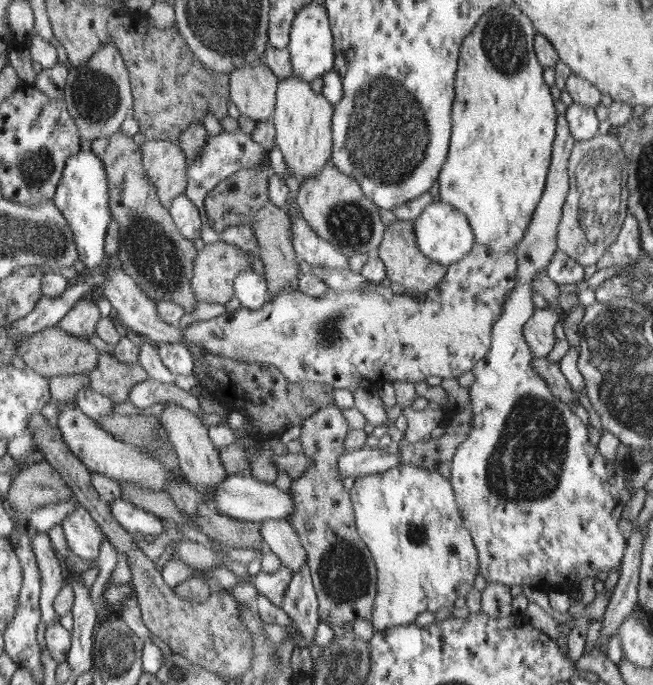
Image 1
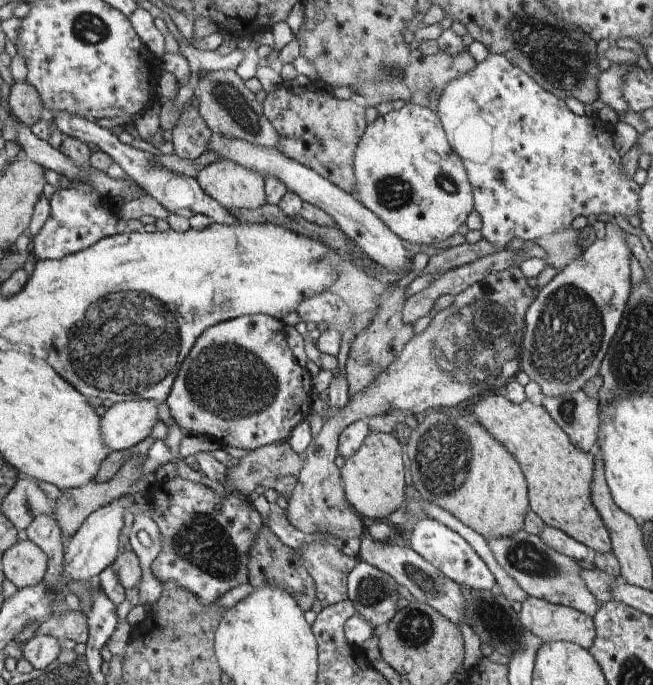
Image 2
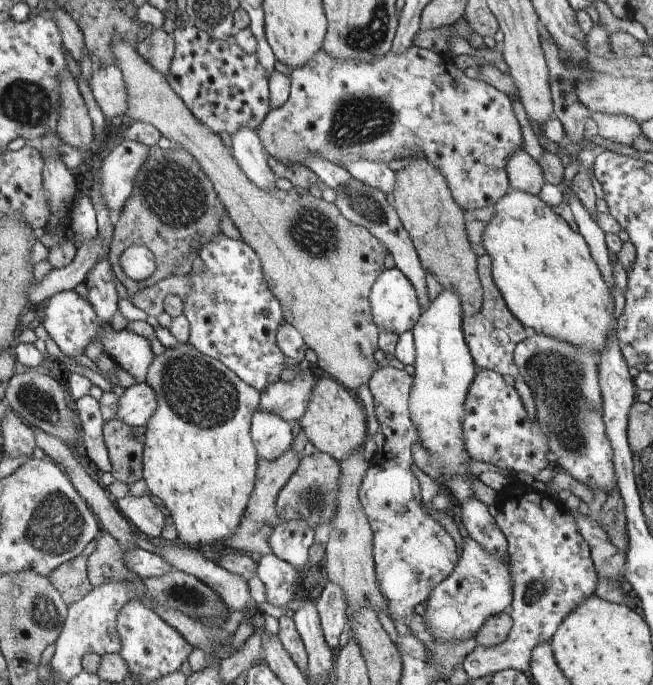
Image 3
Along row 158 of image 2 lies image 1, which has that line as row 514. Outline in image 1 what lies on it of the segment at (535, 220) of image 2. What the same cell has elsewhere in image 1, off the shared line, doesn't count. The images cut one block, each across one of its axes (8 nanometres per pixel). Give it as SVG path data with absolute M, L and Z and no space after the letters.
M564 113L557 115L557 127L555 132L555 139L553 142L551 152L551 163L549 166L549 172L547 173L547 180L545 183L545 189L542 193L540 202L535 208L534 218L531 220L530 226L527 228L527 232L524 235L522 242L514 250L518 257L518 286L514 288L510 296L506 300L506 306L503 308L503 312L500 315L499 320L495 323L495 328L492 330L491 335L491 348L484 356L482 360L479 360L472 369L474 373L474 383L470 386L470 402L472 402L472 410L475 412L473 418L474 424L472 424L470 435L467 437L467 441L460 446L455 453L454 460L451 465L451 477L449 480L454 486L455 496L458 499L458 505L460 513L463 516L463 521L466 522L467 529L471 531L473 540L475 541L476 548L479 551L479 567L480 572L484 578L487 578L489 582L498 582L505 584L506 586L517 587L521 589L532 584L538 584L538 586L546 585L551 588L559 588L559 586L568 586L569 582L573 588L577 588L578 582L573 583L570 580L570 574L576 572L576 576L580 579L586 576L596 575L597 572L616 570L619 568L622 562L625 548L627 547L627 540L619 529L618 523L619 511L621 507L626 505L626 501L630 500L632 495L629 495L629 488L631 488L631 480L633 469L635 464L628 462L627 464L616 464L616 462L603 458L597 449L597 446L591 444L588 437L588 429L582 420L572 413L572 408L560 401L556 396L551 394L546 381L540 374L536 373L534 369L534 355L530 349L530 345L526 341L526 337L523 335L523 326L531 319L531 316L535 314L536 307L532 303L532 294L535 290L532 286L532 281L543 270L546 271L548 263L552 260L557 248L557 228L561 219L562 207L565 203L570 184L569 175L567 174L567 168L569 165L569 158L571 157L571 150L575 145L576 140L571 135L568 121L566 120Z

